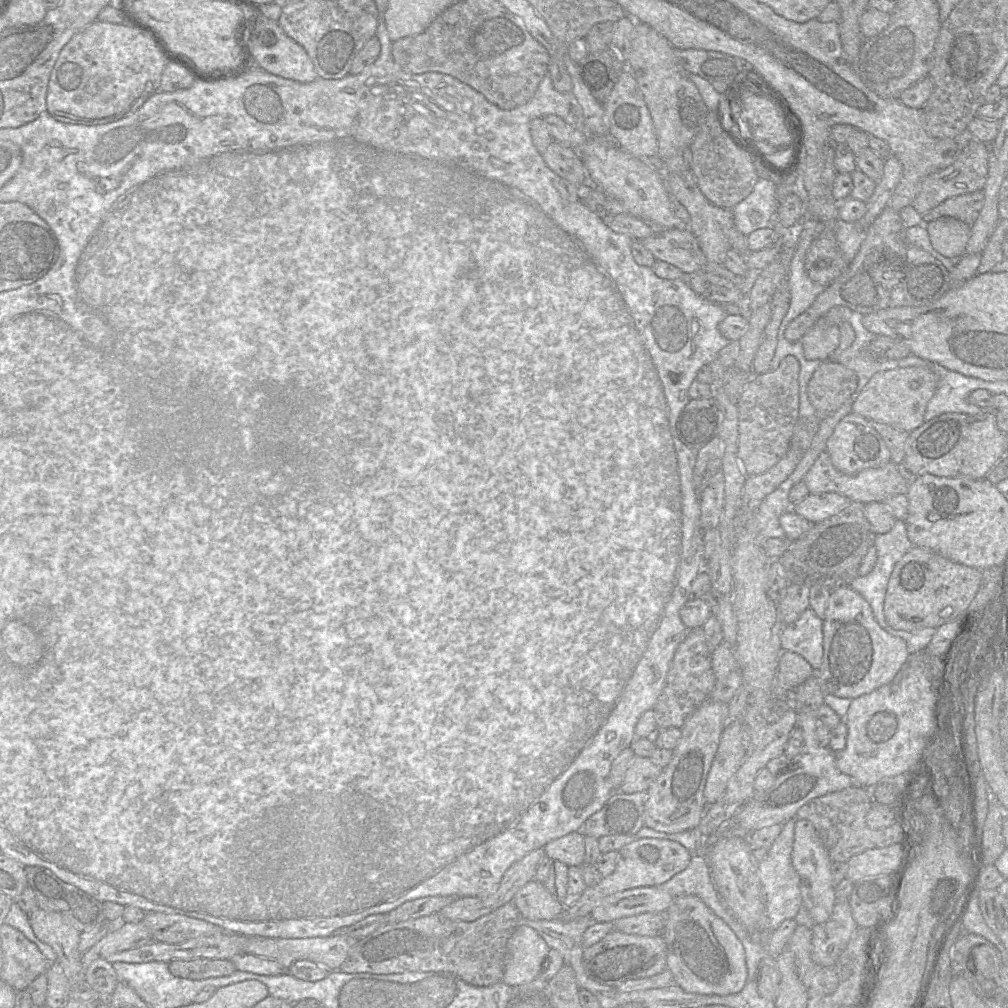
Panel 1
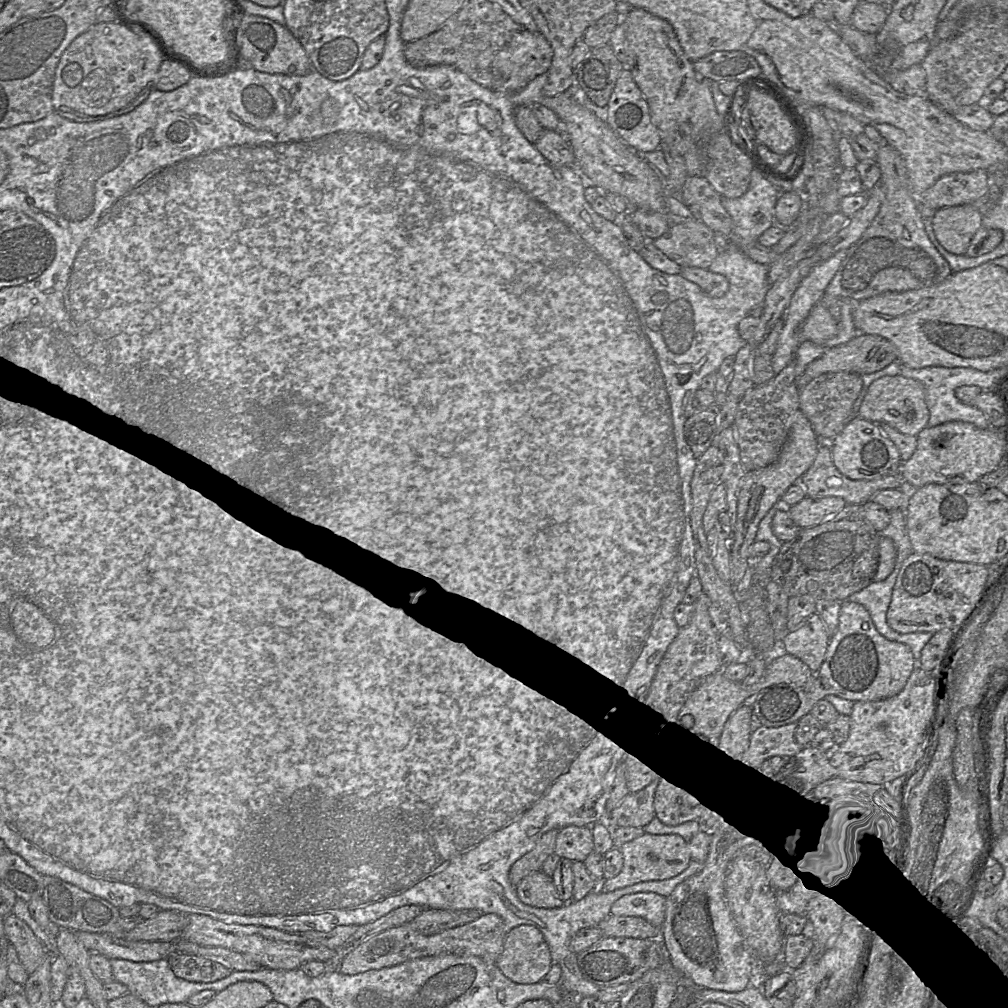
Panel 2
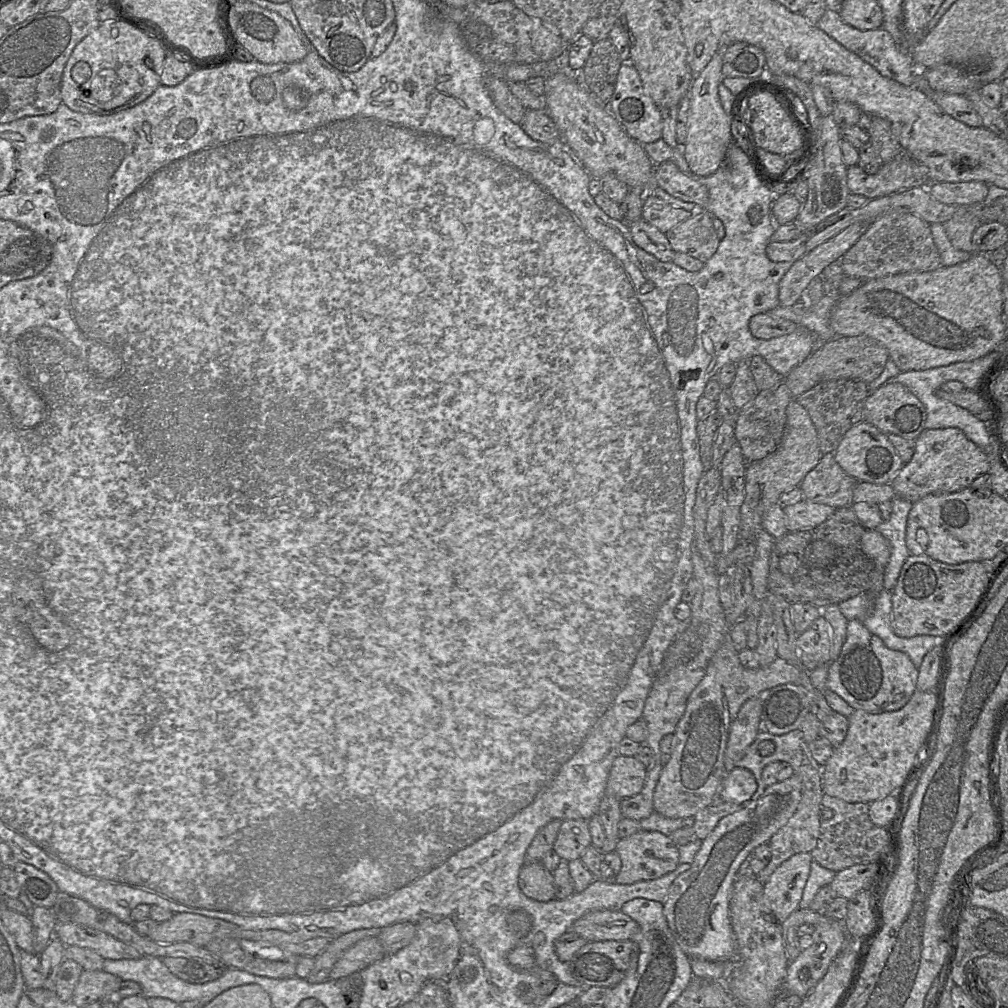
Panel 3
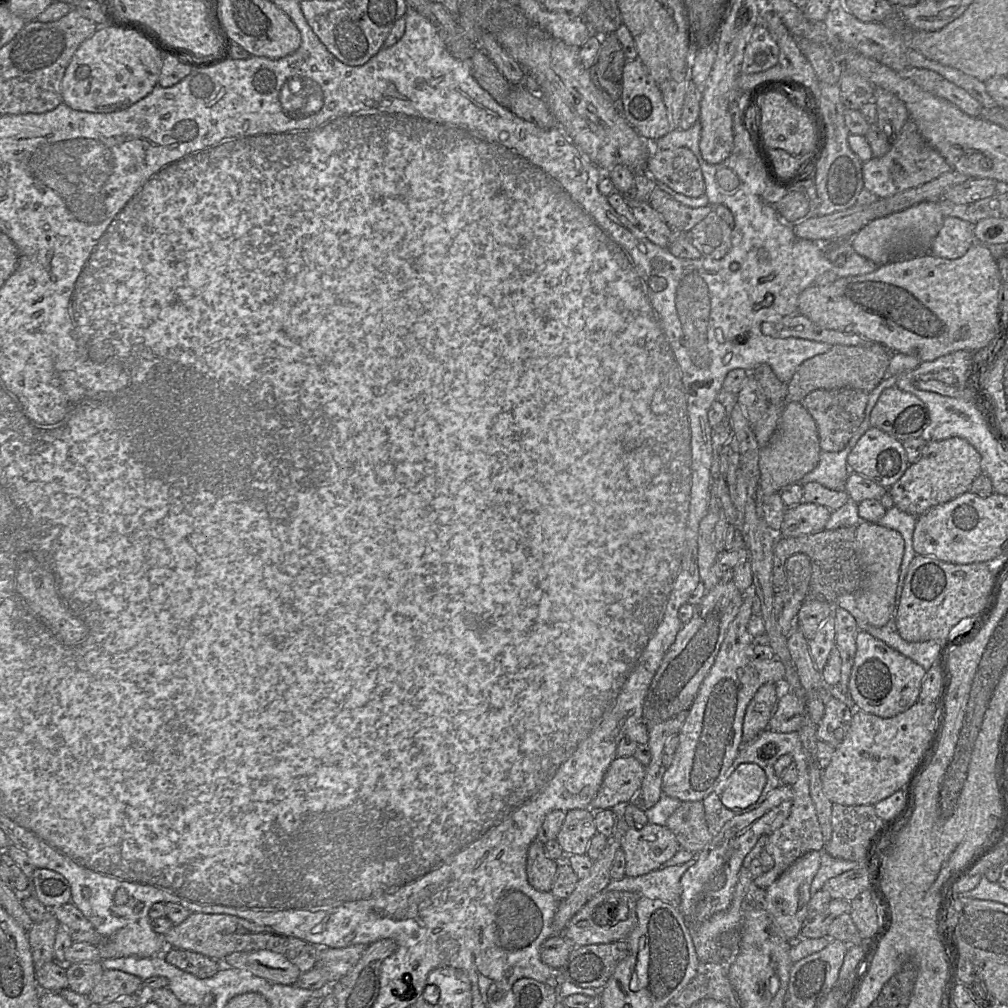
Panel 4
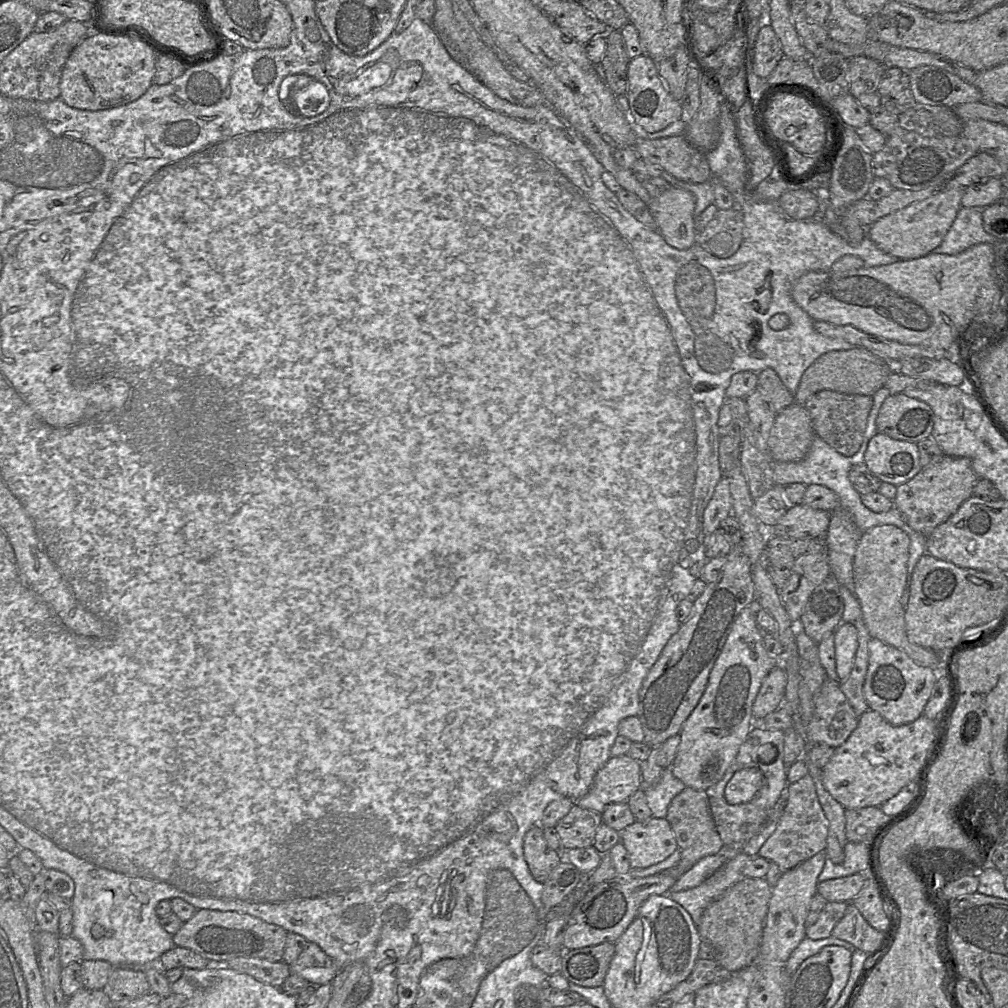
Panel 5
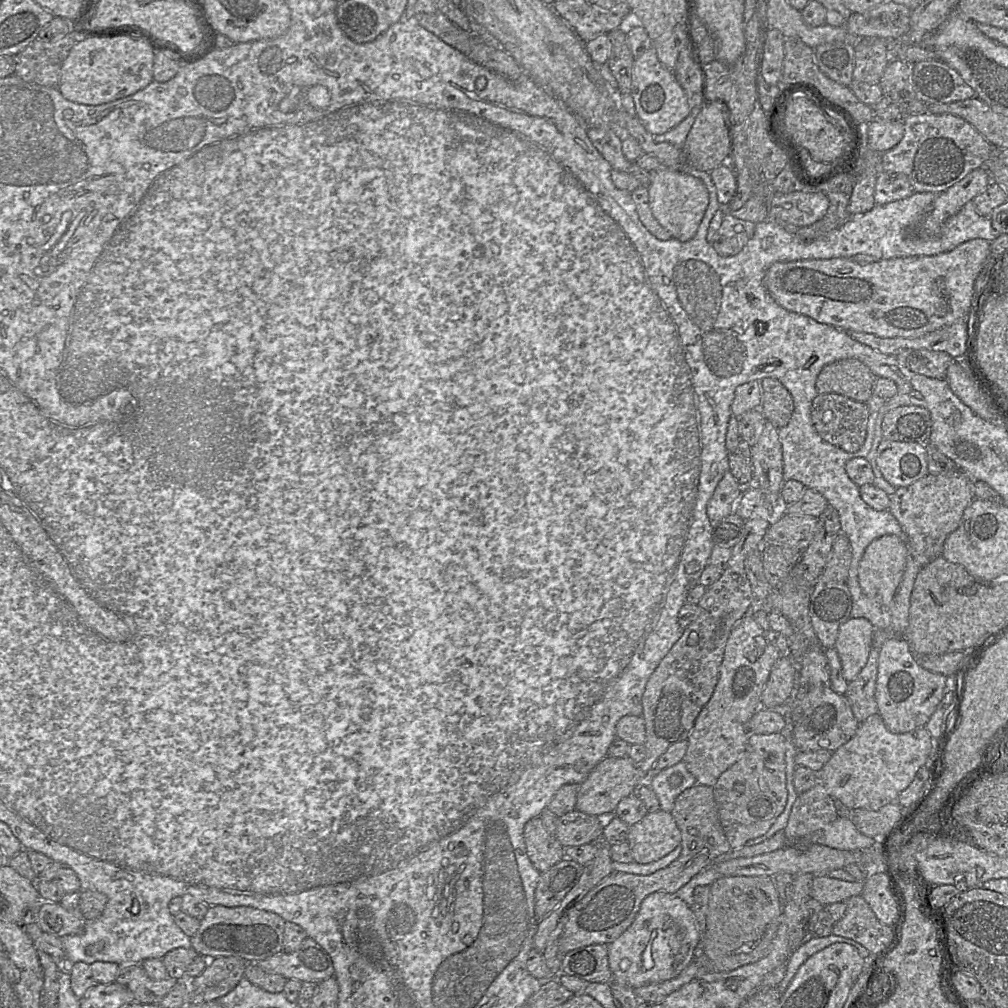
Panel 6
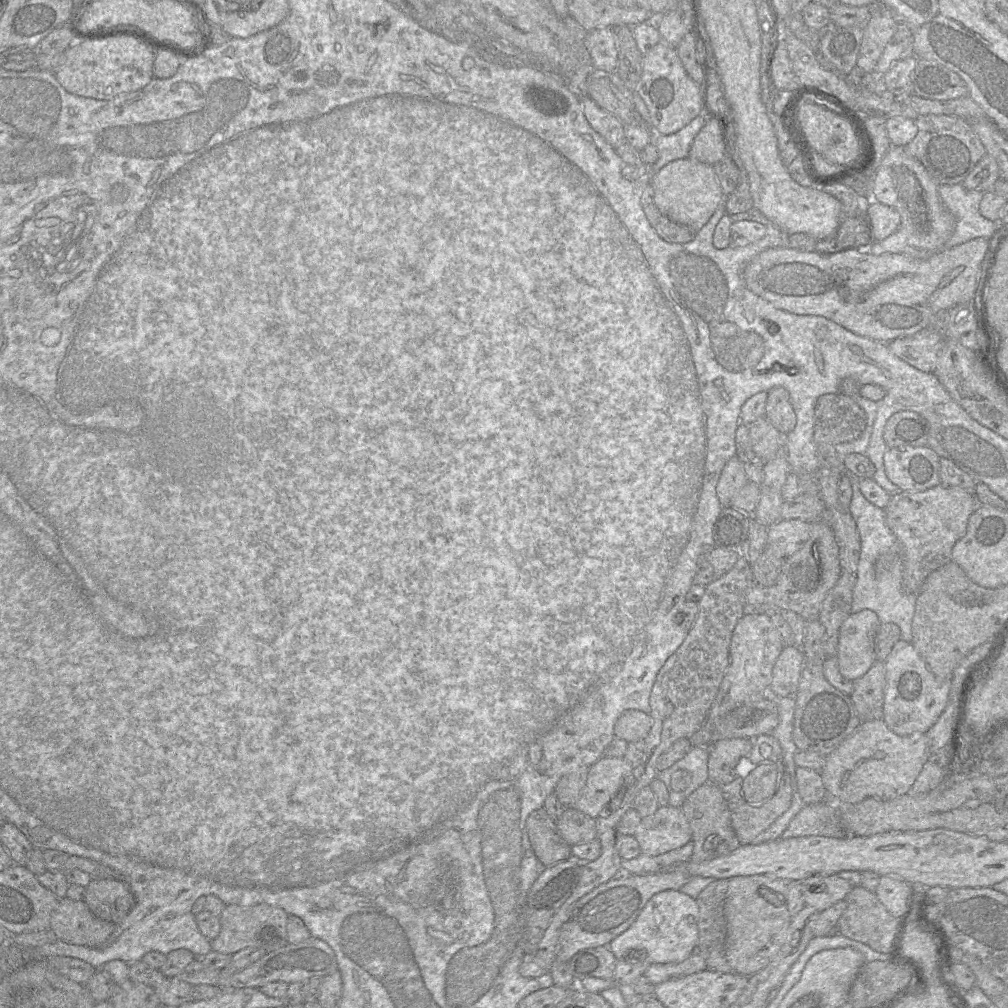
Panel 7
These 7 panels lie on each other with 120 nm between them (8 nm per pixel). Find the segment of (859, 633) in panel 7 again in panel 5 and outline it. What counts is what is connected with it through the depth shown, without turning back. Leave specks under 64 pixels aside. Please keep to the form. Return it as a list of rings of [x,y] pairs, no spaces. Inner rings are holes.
[[[842,623],[835,631],[836,670],[840,682],[850,676],[858,646],[857,628],[853,623]]]

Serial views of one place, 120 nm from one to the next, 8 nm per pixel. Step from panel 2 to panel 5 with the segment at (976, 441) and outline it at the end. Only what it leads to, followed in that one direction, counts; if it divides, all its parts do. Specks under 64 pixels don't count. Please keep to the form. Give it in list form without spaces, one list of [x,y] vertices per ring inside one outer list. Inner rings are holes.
[[[944,455],[938,463],[923,467],[912,479],[897,486],[894,508],[911,528],[927,537],[973,495],[977,480],[969,458]]]

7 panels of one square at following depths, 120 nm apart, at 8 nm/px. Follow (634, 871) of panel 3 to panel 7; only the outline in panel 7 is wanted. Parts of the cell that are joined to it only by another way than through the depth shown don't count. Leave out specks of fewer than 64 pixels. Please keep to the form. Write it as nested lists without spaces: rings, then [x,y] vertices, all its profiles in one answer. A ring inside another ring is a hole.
[[[667,805],[642,818],[634,837],[642,854],[656,856],[690,842],[692,831],[681,808]]]

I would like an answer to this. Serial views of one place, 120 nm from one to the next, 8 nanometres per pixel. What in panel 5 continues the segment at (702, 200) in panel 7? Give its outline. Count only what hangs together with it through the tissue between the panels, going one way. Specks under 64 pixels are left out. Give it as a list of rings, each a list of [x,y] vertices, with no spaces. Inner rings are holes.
[[[670,187],[647,204],[658,232],[670,246],[685,250],[696,243],[695,197],[689,191]]]

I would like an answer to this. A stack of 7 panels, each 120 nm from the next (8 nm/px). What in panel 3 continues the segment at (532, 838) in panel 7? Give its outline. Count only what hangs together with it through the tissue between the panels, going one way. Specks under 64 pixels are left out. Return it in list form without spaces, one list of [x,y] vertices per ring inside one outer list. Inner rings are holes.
[[[525,862],[519,872],[518,884],[528,898],[548,902],[555,899],[553,873],[541,862]]]

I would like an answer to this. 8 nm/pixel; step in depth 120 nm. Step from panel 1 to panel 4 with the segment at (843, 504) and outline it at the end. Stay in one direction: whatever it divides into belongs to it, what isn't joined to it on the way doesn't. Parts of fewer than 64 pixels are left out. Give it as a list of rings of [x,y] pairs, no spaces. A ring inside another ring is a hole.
[[[802,501],[787,507],[780,531],[783,537],[798,537],[825,529],[831,512],[827,507]]]

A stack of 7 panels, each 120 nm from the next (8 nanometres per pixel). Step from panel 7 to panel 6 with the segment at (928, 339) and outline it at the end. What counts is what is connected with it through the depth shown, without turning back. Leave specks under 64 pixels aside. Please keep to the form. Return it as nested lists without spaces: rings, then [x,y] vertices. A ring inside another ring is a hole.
[[[906,349],[897,359],[911,371],[930,378],[945,379],[953,358],[946,352],[927,349]]]

